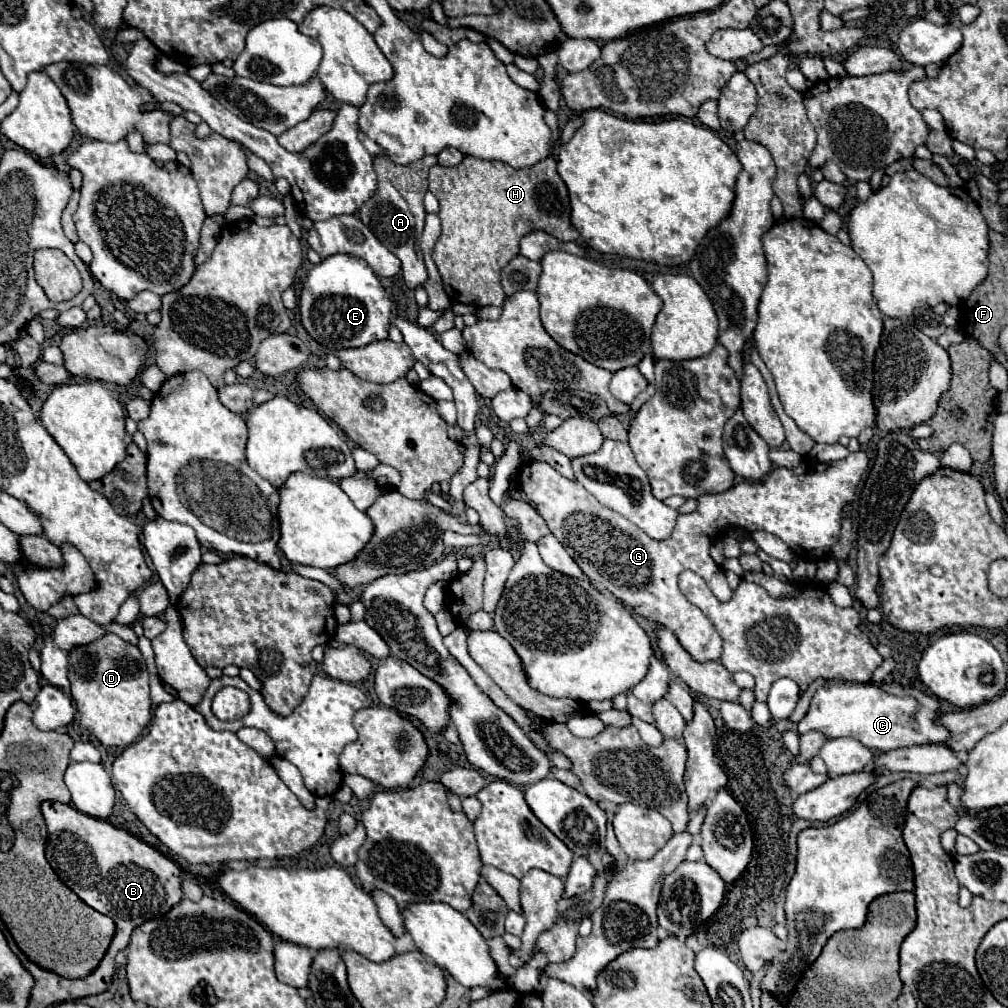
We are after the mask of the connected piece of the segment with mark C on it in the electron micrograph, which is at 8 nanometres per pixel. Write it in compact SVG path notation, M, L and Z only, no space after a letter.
M825 681L811 699L809 711L797 725L799 733L821 731L827 737L855 737L869 749L891 751L899 747L945 743L947 727L939 727L939 701L933 697L933 711L919 709L919 701L911 695L897 697L875 683L851 683L851 681Z

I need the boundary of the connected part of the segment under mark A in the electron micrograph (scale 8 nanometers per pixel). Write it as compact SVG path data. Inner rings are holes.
M385 153L373 157L373 167L377 173L377 191L367 203L361 207L361 221L373 231L373 235L399 257L403 265L403 279L409 289L423 287L427 283L427 269L423 263L423 257L419 253L419 239L423 231L425 221L425 209L423 209L423 195L427 193L427 173L437 163L437 157L429 157L429 163L415 161L405 167L393 163Z

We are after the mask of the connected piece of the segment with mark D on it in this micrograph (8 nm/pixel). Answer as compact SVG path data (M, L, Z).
M105 633L93 643L79 645L69 653L69 681L71 681L71 697L79 711L79 723L103 745L125 747L137 741L145 733L151 721L151 697L149 697L149 673L139 647L123 641L113 633Z

